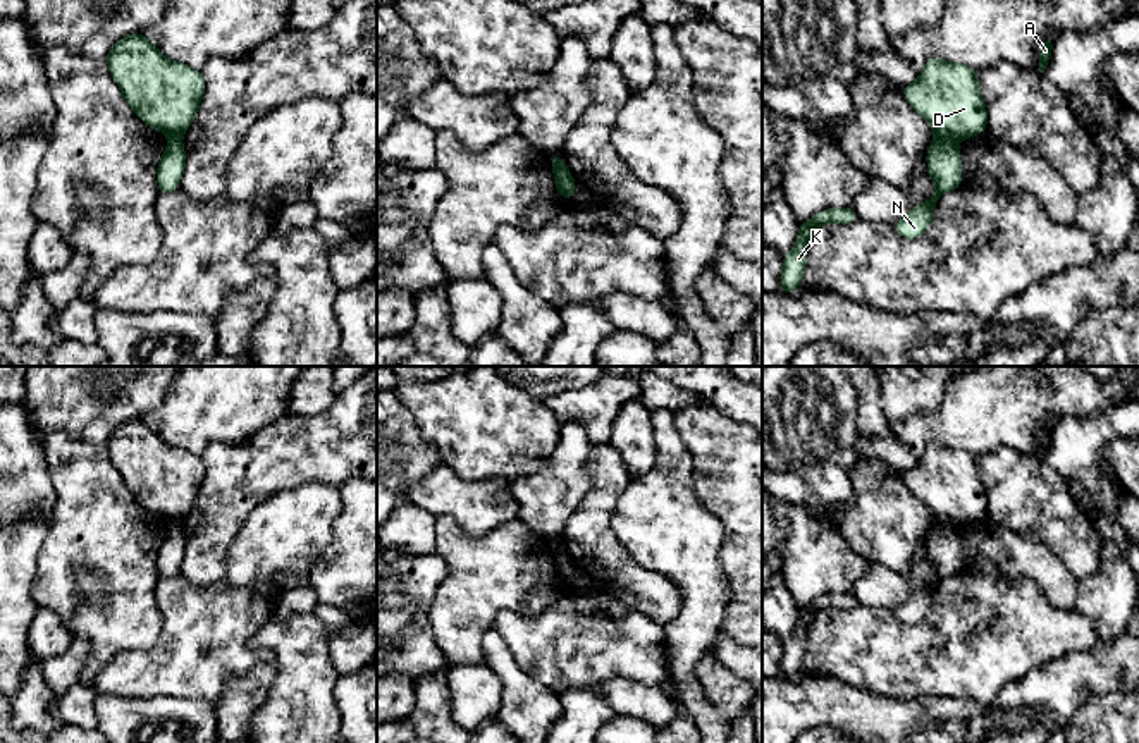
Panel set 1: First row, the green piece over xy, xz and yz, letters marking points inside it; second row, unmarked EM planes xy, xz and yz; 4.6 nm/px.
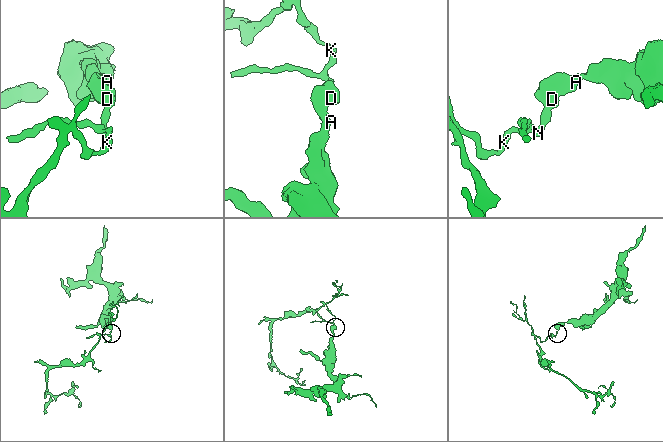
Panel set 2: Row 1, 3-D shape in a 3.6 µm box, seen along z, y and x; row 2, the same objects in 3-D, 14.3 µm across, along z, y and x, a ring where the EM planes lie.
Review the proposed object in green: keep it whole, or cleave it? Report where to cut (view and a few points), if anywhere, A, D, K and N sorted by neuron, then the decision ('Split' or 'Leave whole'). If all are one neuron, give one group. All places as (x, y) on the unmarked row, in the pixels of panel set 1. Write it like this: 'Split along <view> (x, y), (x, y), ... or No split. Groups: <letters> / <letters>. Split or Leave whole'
Split along yz (935, 521), (955, 525). Groups: A D / K N. Split

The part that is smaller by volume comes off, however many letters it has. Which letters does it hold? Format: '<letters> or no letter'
K, N

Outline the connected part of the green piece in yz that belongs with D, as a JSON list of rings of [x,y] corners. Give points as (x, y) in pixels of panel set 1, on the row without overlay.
[[[931,442],[920,461],[902,478],[907,488],[931,509],[934,523],[962,526],[986,516],[988,495],[977,456],[969,451]]]

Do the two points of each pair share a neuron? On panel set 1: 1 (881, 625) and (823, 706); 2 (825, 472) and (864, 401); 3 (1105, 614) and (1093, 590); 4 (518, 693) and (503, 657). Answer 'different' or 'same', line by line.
1: different
2: different
3: same
4: same

